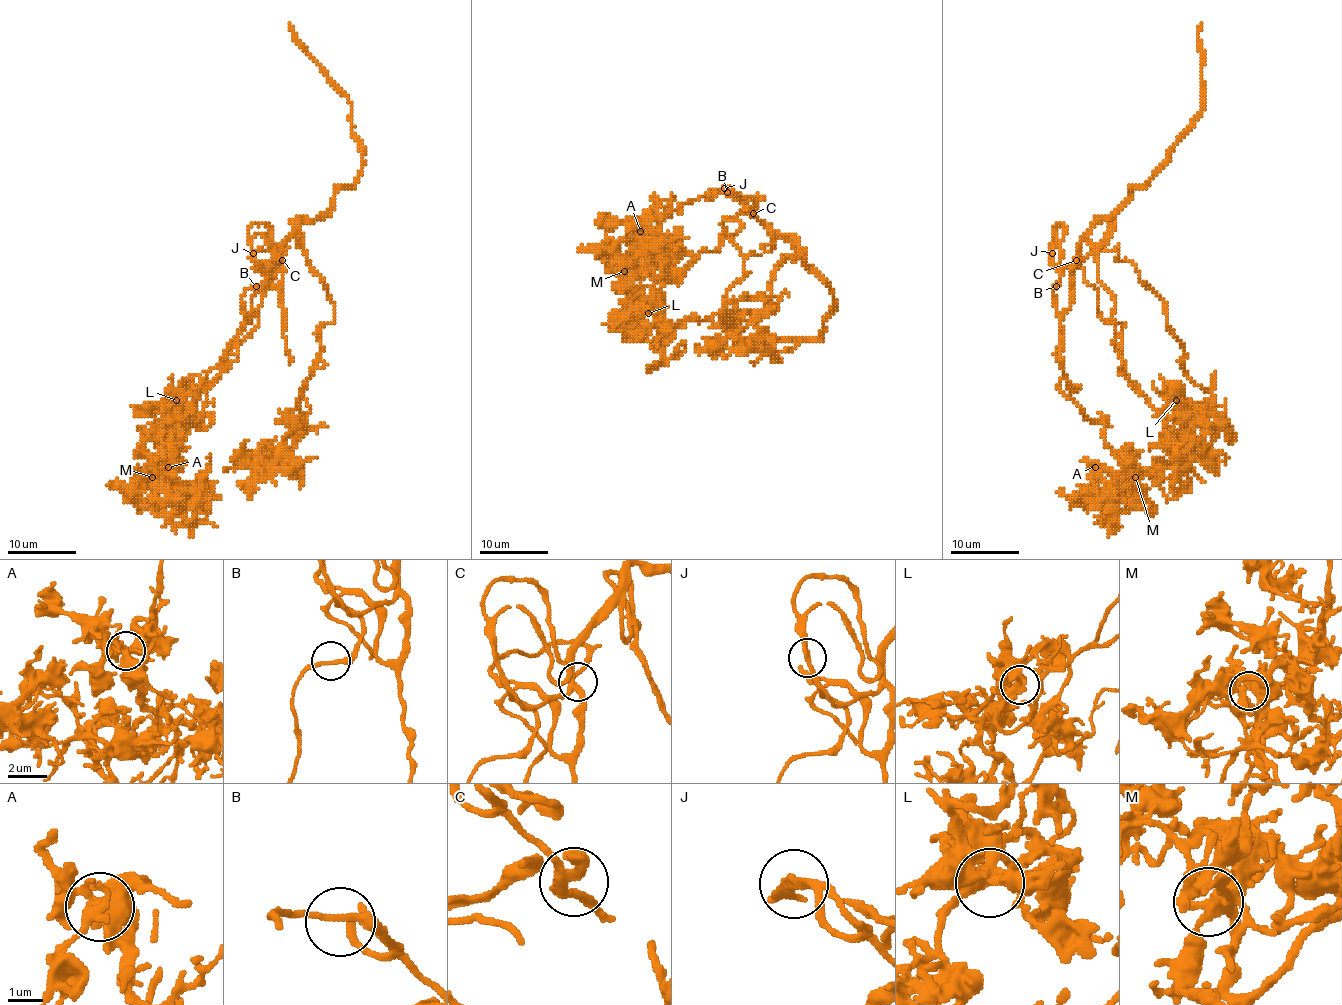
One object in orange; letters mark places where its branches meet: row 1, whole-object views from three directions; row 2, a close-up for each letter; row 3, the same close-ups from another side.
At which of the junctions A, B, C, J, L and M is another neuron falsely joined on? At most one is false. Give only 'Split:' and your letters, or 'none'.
Split: none

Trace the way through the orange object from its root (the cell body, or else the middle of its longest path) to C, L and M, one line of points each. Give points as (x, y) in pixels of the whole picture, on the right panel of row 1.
C: (1054, 288), (1061, 272), (1076, 260)
L: (1054, 288), (1080, 262), (1097, 310), (1114, 326), (1124, 374), (1161, 415), (1176, 400)
M: (1054, 288), (1057, 358), (1080, 386), (1064, 376), (1059, 388), (1104, 422), (1106, 445), (1135, 477)

